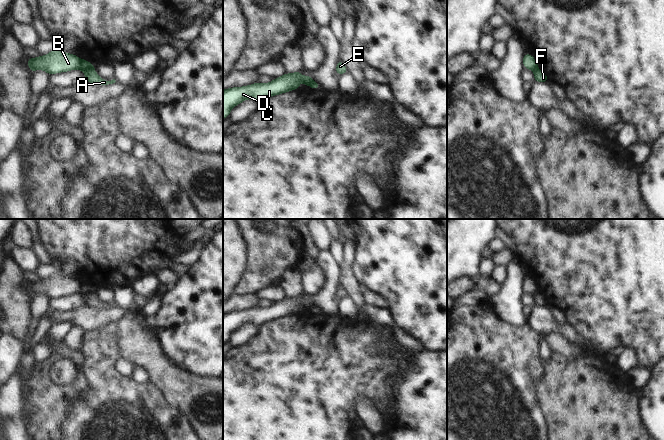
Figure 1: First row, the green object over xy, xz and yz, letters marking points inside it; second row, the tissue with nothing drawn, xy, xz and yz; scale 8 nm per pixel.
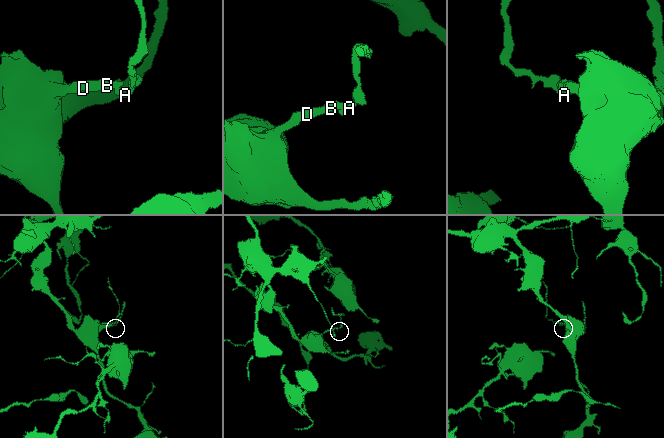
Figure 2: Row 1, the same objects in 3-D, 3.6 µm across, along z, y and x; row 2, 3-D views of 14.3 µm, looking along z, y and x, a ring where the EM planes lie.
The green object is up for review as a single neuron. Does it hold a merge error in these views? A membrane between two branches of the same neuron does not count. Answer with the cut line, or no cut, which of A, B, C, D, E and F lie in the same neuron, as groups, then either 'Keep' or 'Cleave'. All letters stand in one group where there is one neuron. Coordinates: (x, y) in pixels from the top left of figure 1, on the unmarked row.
Split along xy (93, 291), (87, 292), (84, 295). Groups: A E F / B C D. Cleave.

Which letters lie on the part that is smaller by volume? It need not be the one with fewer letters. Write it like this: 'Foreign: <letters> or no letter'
Foreign: A, E, F

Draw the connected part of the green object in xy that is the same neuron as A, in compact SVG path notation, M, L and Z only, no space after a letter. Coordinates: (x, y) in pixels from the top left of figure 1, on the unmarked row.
M94 292L87 293L85 295L85 301L86 301L87 306L89 306L91 308L96 308L96 309L108 309L108 308L113 308L116 306L115 303L113 303L111 305L107 305L107 304L100 302L96 298Z

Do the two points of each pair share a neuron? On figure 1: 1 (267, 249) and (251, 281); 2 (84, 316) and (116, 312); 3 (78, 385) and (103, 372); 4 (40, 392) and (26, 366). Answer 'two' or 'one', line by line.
1: one
2: one
3: two
4: two

